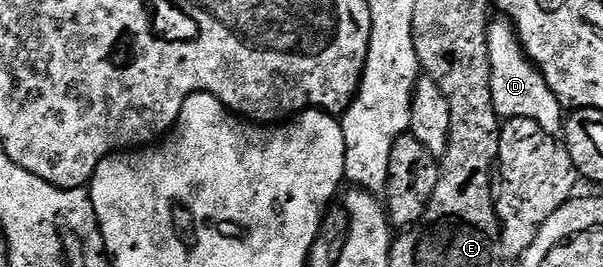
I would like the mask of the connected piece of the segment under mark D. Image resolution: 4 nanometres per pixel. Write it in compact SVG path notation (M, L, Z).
M495 19L488 30L490 85L494 108L499 117L506 120L528 118L539 124L549 136L558 136L564 128L562 103L558 101L556 94L552 94L548 82L542 77L541 70L533 64L519 44L513 24L502 20Z

